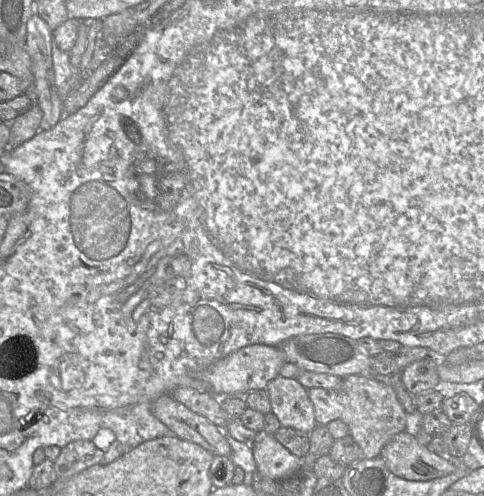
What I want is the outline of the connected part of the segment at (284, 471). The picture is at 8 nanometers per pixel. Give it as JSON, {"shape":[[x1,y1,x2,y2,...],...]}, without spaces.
{"shape":[[264,435,253,446,257,470,272,480,283,480,298,475,303,469,303,459,290,453,273,435]]}

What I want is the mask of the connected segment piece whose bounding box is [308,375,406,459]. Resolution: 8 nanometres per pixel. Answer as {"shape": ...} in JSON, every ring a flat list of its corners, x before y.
{"shape":[[350,375,342,379,340,389,308,389,317,425,326,426,334,420,343,421,349,428,349,436,360,447,361,458,376,458,395,435,405,431,406,412,389,385,368,375]]}

